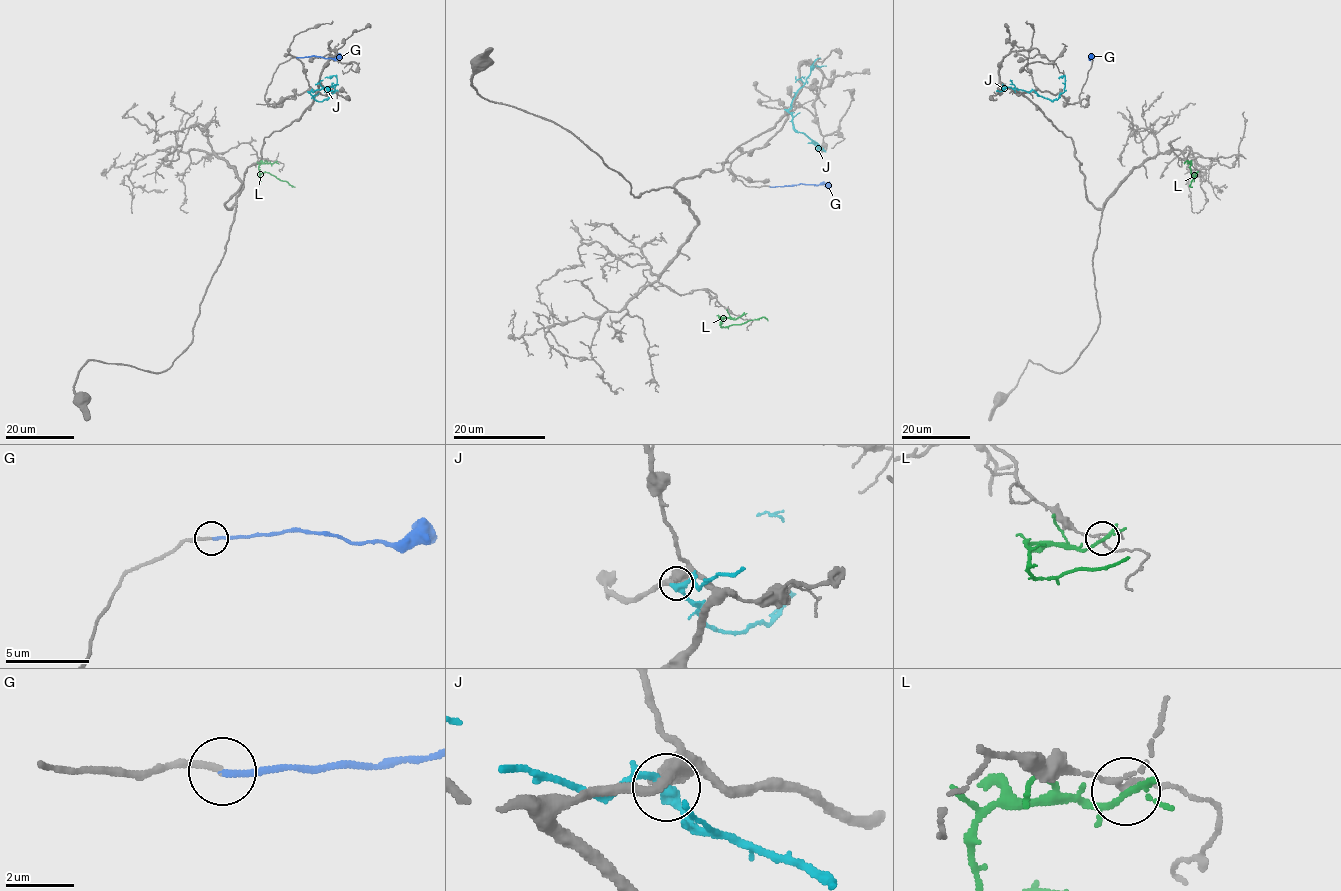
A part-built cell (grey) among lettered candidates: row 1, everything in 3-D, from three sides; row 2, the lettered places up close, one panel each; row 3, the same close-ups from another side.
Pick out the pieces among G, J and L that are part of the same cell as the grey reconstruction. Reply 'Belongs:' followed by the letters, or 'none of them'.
Belongs: G

